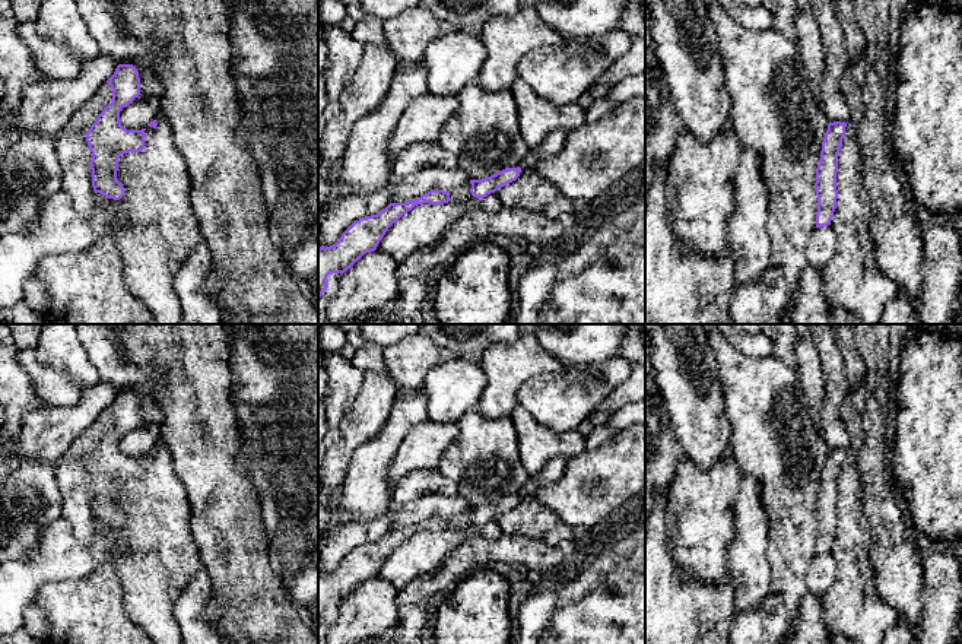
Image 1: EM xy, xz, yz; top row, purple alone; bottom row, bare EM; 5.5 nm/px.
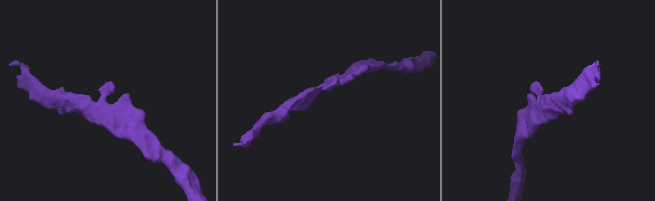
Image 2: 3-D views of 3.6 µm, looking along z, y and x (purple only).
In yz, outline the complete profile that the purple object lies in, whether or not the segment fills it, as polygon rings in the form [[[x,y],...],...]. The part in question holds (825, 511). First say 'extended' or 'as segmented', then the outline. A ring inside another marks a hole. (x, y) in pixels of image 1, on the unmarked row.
as segmented; [[[834,448],[828,451],[825,466],[822,469],[820,488],[816,495],[816,555],[831,552],[834,539],[836,536],[836,498],[838,480],[845,463],[847,450]]]

